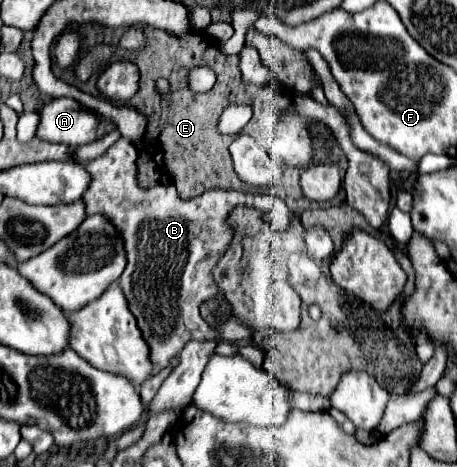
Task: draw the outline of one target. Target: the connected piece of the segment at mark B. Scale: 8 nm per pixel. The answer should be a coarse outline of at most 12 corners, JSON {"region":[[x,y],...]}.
{"region":[[121,136],[83,166],[87,216],[123,238],[119,286],[161,370],[209,336],[203,300],[237,204],[289,228],[279,198],[137,184]]}

